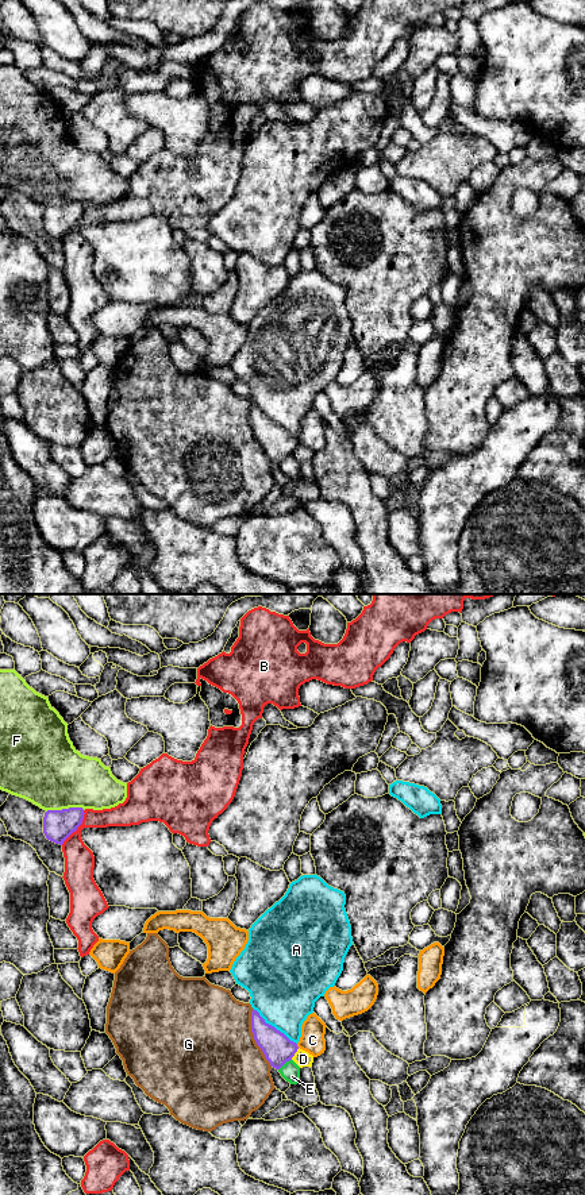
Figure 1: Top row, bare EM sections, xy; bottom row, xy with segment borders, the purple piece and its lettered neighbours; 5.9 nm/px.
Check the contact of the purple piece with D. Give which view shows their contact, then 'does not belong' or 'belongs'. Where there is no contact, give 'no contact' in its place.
xy | does not belong

